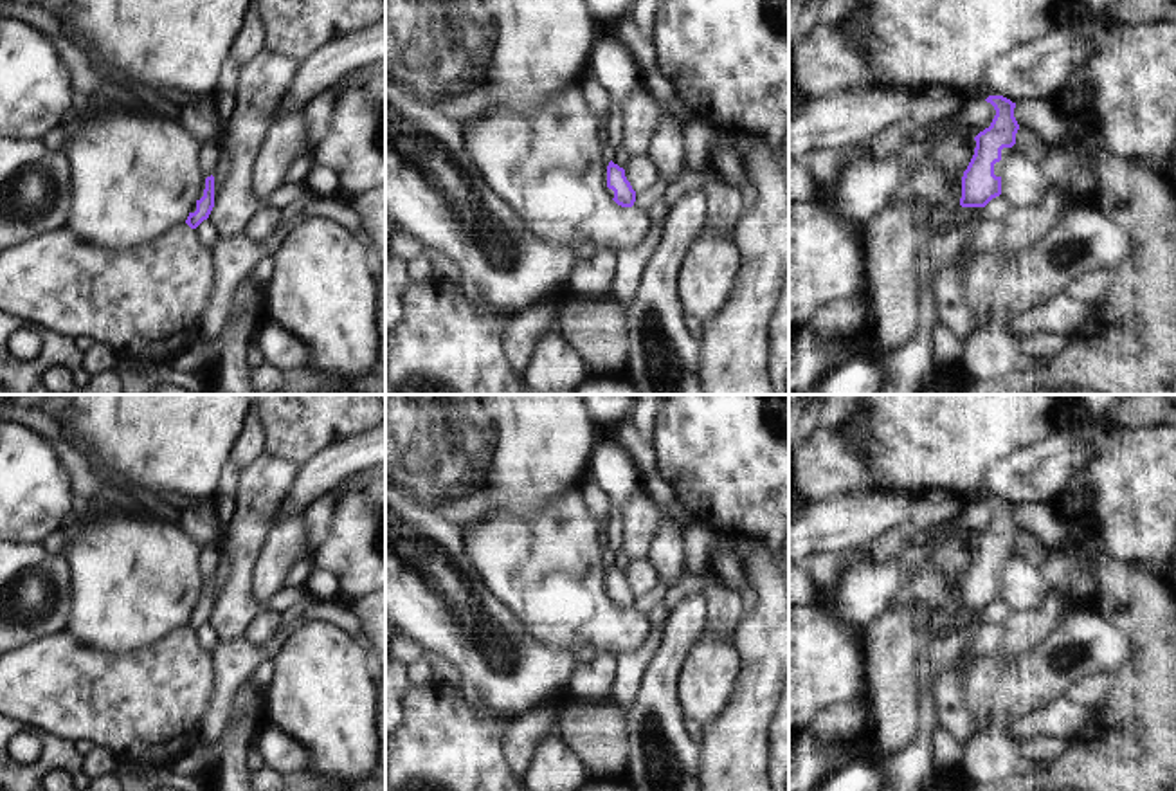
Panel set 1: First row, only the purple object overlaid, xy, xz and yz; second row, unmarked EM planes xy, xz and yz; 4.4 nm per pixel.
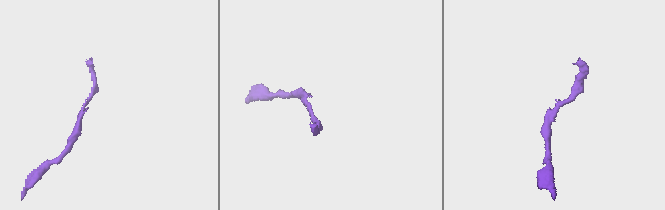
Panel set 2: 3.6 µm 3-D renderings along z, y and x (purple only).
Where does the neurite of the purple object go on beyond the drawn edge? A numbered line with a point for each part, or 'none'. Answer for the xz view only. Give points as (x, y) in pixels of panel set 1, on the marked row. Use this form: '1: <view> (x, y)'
none

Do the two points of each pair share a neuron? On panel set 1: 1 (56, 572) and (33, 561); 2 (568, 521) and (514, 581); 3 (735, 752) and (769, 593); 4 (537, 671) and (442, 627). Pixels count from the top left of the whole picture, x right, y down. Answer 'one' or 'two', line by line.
1: one
2: one
3: one
4: one

